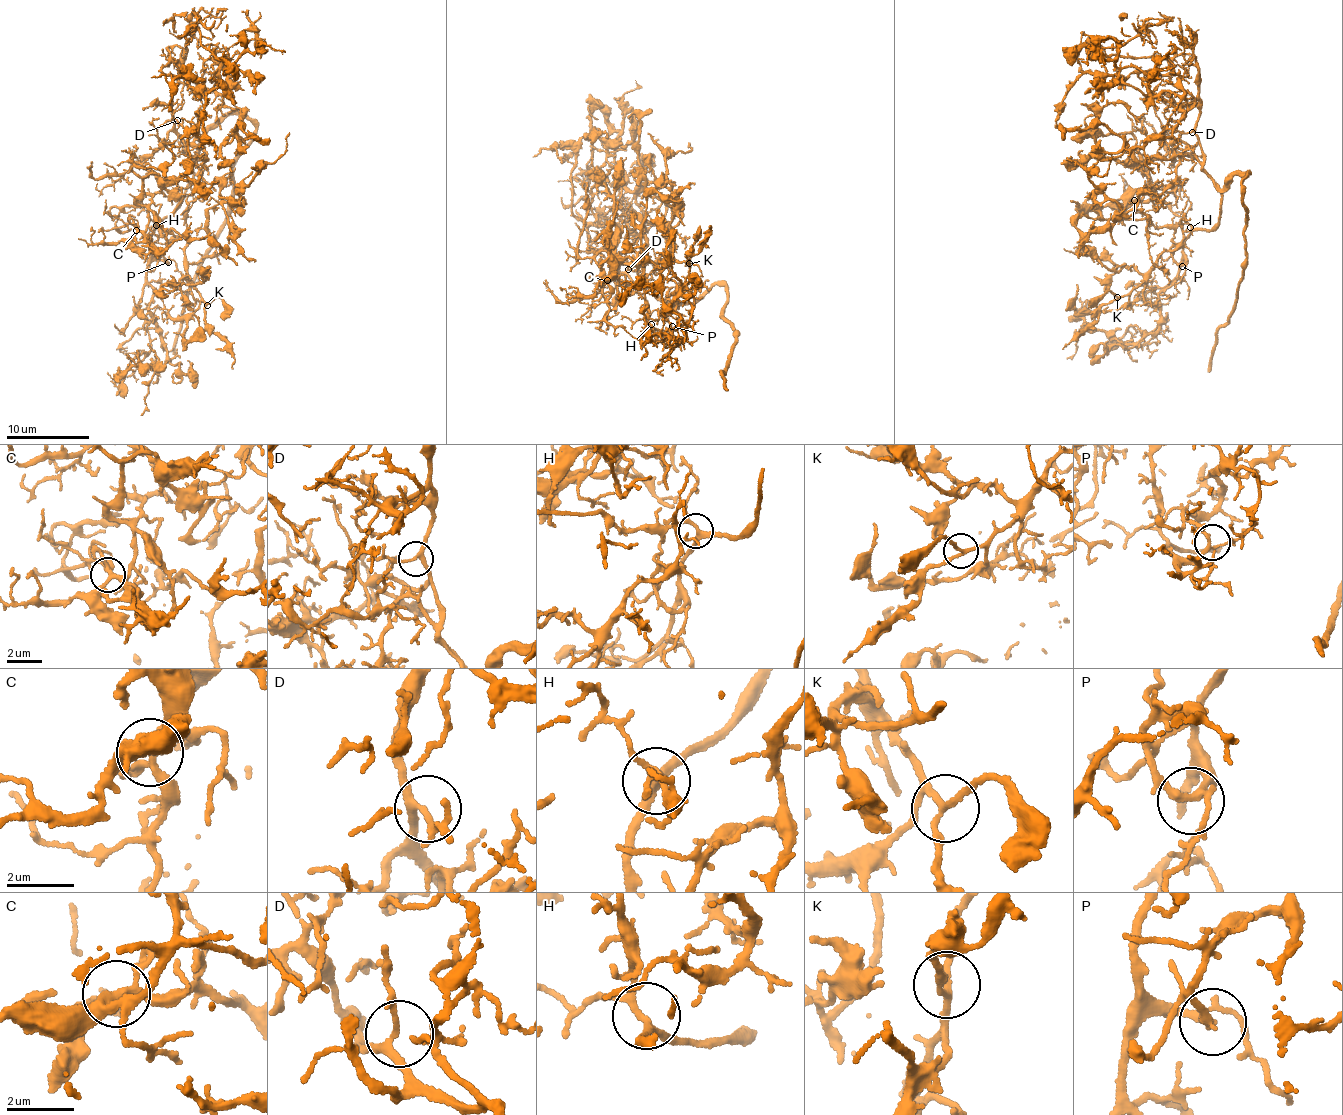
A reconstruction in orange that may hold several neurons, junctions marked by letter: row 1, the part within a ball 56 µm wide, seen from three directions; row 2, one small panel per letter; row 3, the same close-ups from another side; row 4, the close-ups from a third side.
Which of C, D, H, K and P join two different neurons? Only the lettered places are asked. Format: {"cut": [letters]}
{"cut": []}

